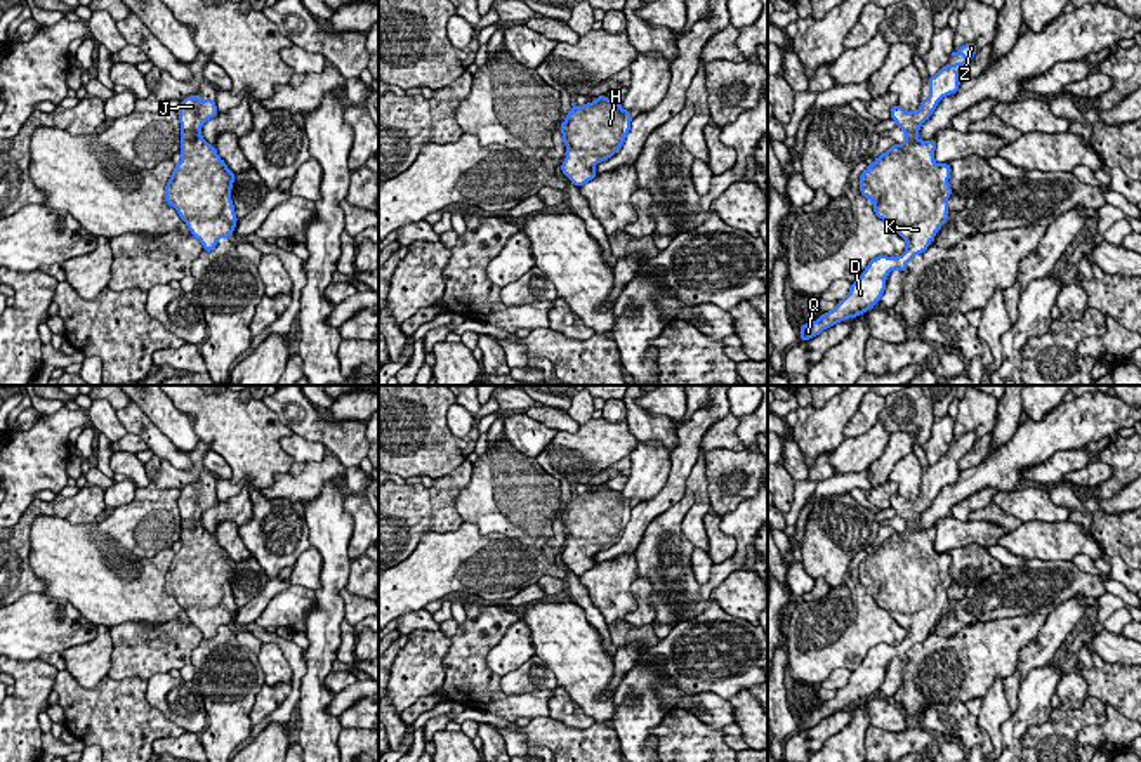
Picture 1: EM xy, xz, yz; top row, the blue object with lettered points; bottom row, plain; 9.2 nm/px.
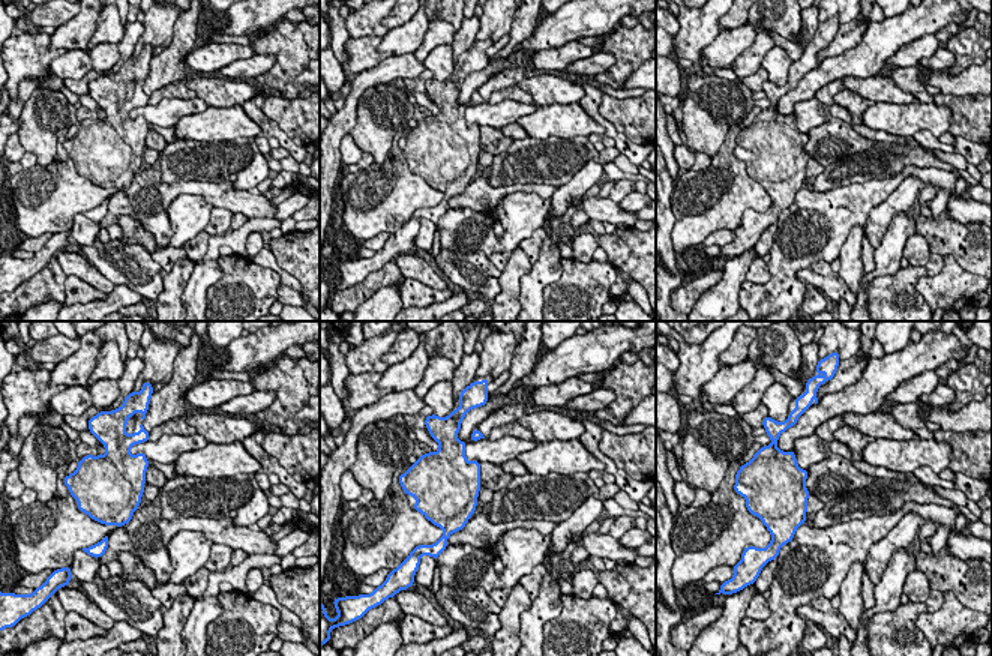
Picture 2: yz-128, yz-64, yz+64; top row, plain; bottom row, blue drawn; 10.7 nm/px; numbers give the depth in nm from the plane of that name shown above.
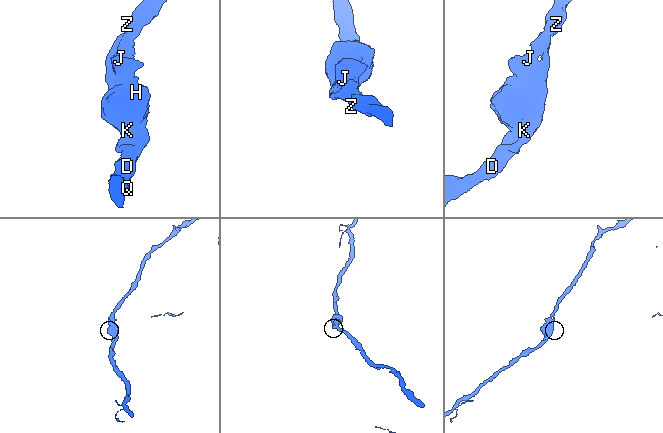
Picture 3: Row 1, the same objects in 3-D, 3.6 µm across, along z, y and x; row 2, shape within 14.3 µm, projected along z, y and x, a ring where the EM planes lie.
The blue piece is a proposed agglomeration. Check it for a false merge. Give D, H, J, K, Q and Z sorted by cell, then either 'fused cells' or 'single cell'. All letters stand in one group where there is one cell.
D H J K Q Z; single cell

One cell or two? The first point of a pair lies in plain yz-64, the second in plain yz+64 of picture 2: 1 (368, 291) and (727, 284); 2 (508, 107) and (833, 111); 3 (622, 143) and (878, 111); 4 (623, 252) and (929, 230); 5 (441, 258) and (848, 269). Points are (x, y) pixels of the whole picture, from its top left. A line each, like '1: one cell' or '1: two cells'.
1: two cells
2: one cell
3: two cells
4: one cell
5: two cells

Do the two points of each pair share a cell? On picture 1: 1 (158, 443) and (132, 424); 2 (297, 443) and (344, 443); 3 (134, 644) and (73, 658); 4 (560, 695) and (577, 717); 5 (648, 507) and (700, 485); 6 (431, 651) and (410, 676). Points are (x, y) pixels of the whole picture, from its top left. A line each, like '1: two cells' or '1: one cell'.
1: one cell
2: two cells
3: two cells
4: one cell
5: two cells
6: one cell

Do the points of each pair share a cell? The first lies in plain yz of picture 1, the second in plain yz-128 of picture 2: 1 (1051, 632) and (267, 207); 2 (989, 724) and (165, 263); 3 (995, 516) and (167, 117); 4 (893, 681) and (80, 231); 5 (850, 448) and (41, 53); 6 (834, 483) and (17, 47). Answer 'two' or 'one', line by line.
1: two
2: two
3: two
4: one
5: two
6: two

